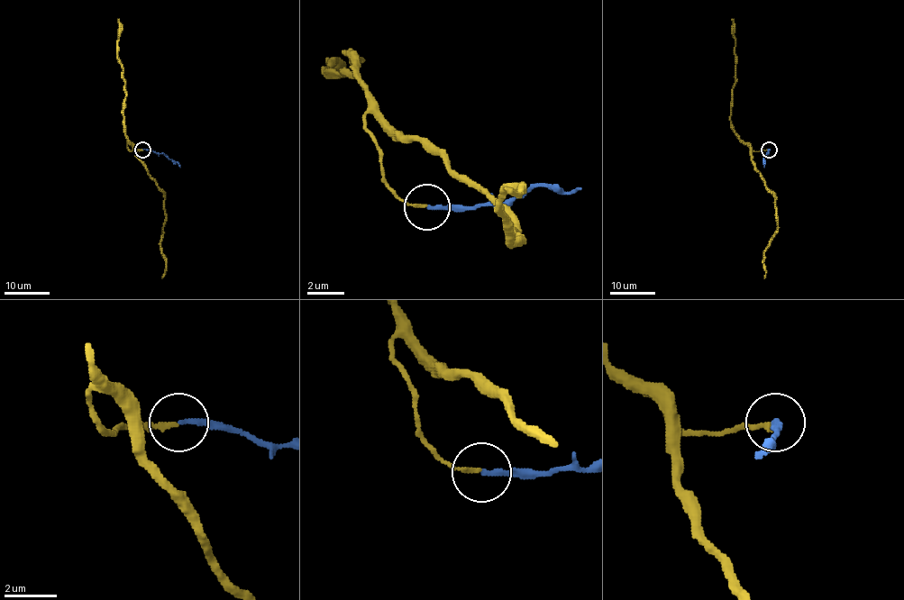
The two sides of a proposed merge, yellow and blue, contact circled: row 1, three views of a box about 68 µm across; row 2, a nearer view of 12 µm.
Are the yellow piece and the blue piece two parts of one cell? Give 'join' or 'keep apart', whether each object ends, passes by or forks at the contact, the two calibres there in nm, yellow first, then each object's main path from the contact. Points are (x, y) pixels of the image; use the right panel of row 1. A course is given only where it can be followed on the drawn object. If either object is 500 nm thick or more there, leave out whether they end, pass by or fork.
join; yellow ends there; blue ends there; 160 nm thick on the yellow side, 190 nm on the other; yellow runs (769, 149), (754, 151), (744, 143), (749, 148), (753, 165), (773, 195), (778, 231), (764, 252), (764, 278); blue runs (769, 149), (763, 159), (764, 168)

